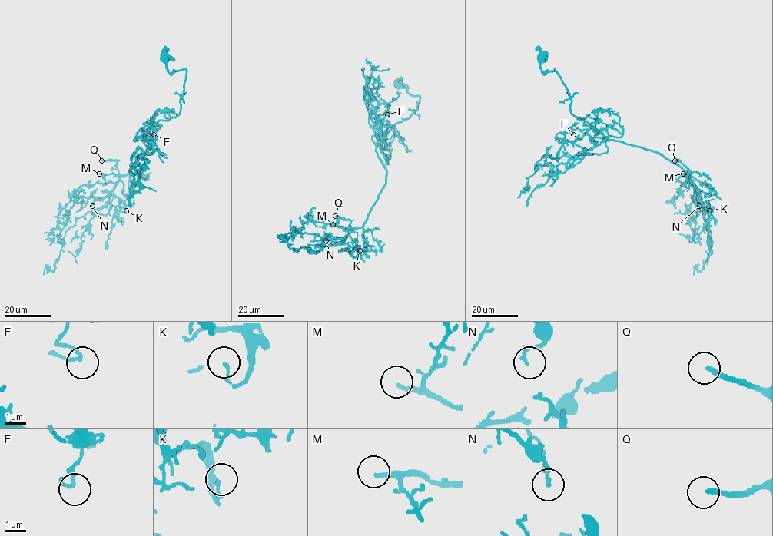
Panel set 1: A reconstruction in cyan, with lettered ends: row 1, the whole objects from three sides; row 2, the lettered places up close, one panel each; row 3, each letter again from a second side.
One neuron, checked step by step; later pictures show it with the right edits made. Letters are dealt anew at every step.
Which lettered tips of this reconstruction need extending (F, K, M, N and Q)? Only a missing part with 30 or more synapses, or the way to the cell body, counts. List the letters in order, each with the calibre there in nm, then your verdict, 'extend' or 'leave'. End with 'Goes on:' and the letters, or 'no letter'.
F: 110 nm | leave
K: 150 nm | leave
M: 190 nm | extend
N: 150 nm | leave
Q: 200 nm | extend
Goes on: M, Q

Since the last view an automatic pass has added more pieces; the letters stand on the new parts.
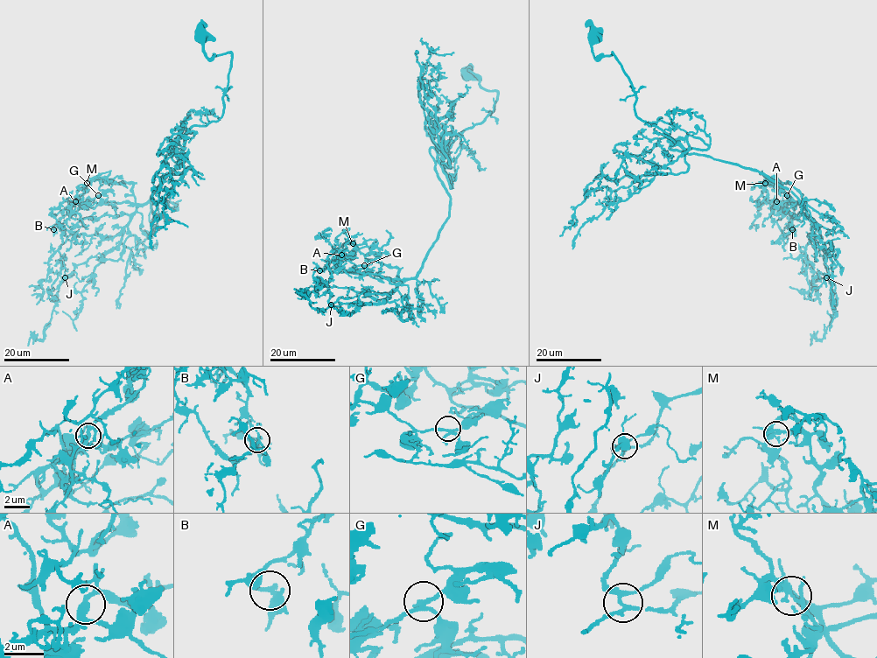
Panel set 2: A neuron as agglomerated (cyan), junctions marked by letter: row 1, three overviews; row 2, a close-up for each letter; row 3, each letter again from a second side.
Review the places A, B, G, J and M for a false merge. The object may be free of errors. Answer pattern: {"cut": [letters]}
{"cut": ["M"]}

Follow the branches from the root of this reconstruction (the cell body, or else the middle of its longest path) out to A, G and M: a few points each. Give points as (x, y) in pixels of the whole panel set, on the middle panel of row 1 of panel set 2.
A: (468, 72), (498, 98), (445, 150), (430, 150), (449, 215), (419, 273), (382, 278), (341, 255)
G: (468, 72), (498, 98), (445, 150), (430, 150), (449, 215), (422, 268), (396, 280), (367, 273), (364, 265)
M: (468, 72), (498, 98), (445, 150), (430, 150), (449, 215), (419, 273), (401, 280), (353, 242)

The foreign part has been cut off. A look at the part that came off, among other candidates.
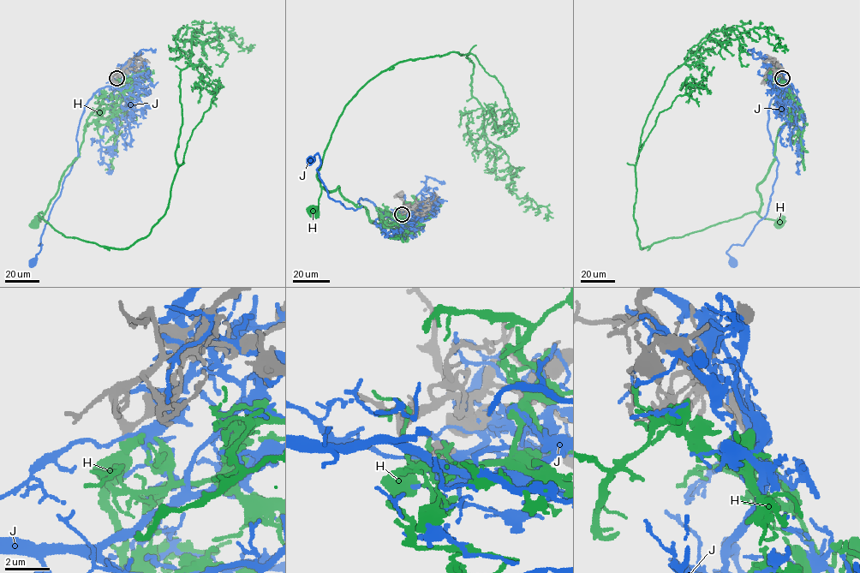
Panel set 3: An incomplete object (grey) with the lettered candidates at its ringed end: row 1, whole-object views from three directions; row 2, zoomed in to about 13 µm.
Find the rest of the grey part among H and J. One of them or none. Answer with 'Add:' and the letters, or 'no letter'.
Add: H

